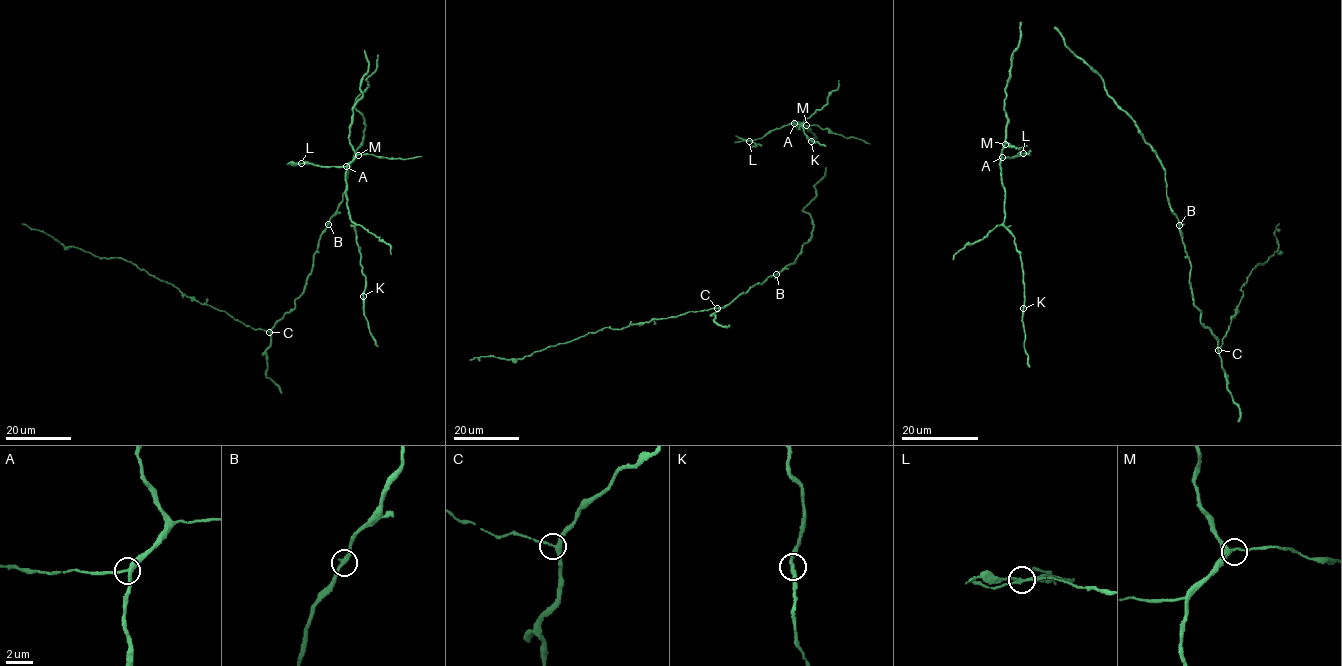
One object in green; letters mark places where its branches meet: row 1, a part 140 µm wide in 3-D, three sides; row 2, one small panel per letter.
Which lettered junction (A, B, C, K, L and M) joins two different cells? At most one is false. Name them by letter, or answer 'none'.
L

